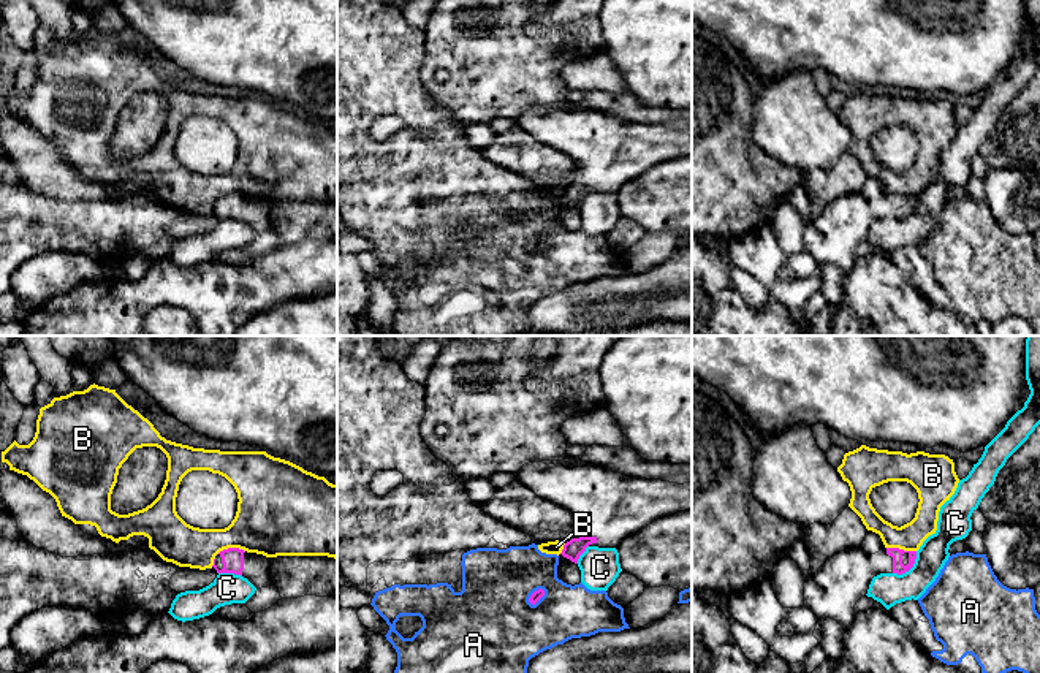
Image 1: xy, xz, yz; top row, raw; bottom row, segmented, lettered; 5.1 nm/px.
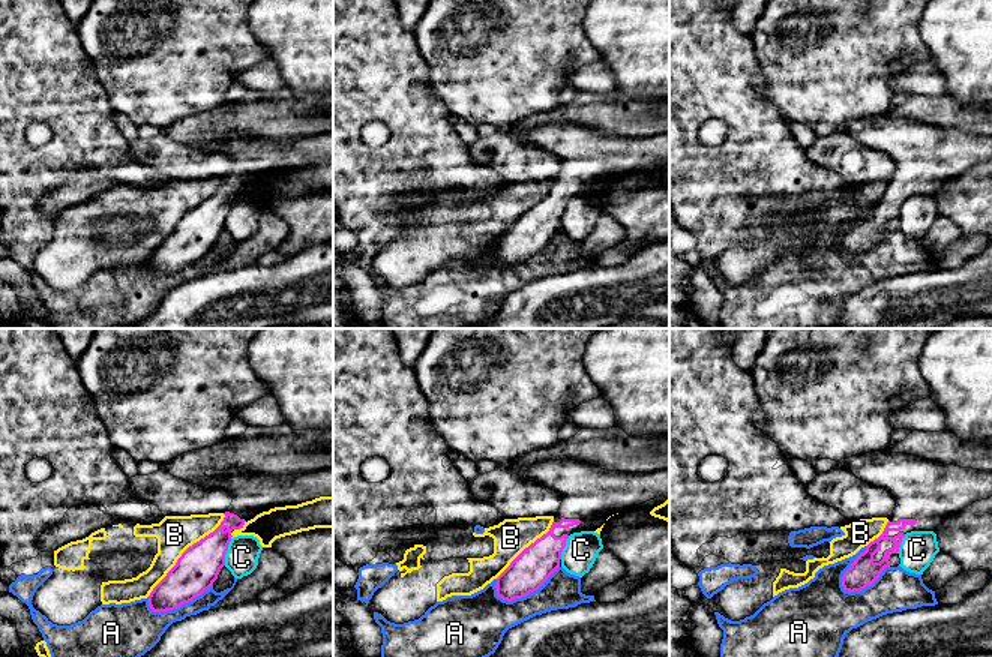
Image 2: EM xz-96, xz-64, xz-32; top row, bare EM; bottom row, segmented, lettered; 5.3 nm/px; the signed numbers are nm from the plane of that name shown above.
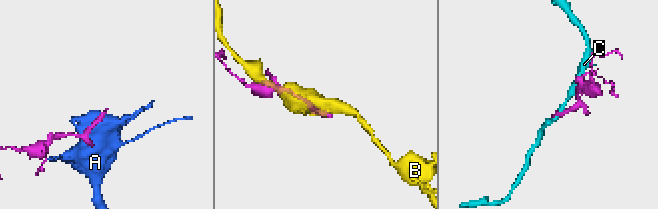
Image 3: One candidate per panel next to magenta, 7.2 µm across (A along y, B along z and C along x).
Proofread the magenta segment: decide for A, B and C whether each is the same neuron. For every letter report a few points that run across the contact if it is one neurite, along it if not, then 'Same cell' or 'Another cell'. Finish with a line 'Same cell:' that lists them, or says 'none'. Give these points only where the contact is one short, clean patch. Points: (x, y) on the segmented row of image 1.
A: Another cell
B: Another cell
C: Line: yz (917, 551), (915, 562), (907, 570), (893, 574). Another cell
Same cell: none

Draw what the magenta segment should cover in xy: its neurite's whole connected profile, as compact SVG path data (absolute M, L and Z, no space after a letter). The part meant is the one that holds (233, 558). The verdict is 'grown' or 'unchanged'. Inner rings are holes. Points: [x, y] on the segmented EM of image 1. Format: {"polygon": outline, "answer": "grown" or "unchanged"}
{"polygon": "M239 548L220 551L212 565L217 573L234 573L247 578L256 589L274 586L271 578L271 557L247 553Z", "answer": "grown"}

